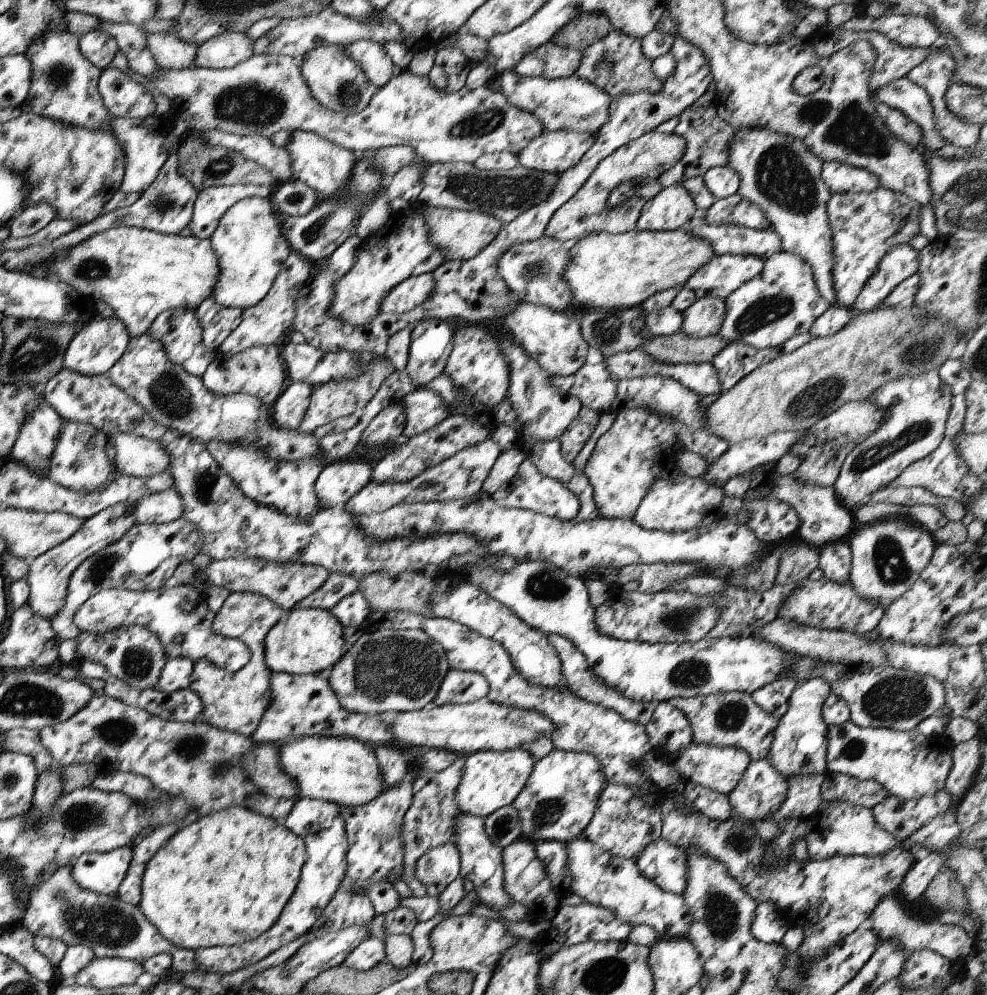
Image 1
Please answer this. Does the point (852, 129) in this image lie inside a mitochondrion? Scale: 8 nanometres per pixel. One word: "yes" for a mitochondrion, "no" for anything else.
yes

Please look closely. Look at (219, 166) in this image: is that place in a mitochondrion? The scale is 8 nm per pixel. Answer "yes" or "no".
yes

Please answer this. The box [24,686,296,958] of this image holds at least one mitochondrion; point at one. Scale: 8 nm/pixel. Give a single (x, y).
(107, 926)

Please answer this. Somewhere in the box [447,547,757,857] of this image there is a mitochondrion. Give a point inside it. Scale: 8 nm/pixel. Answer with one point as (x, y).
(679, 620)

